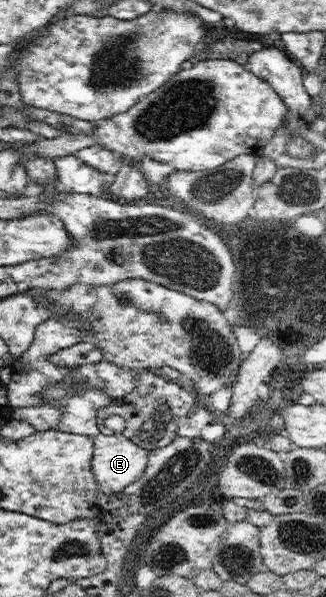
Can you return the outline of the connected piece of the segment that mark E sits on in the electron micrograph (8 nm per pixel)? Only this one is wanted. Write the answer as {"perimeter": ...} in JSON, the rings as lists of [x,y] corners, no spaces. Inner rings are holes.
{"perimeter":[[[122,433],[100,434],[92,440],[94,453],[90,468],[99,493],[120,493],[145,473],[149,451]]]}

